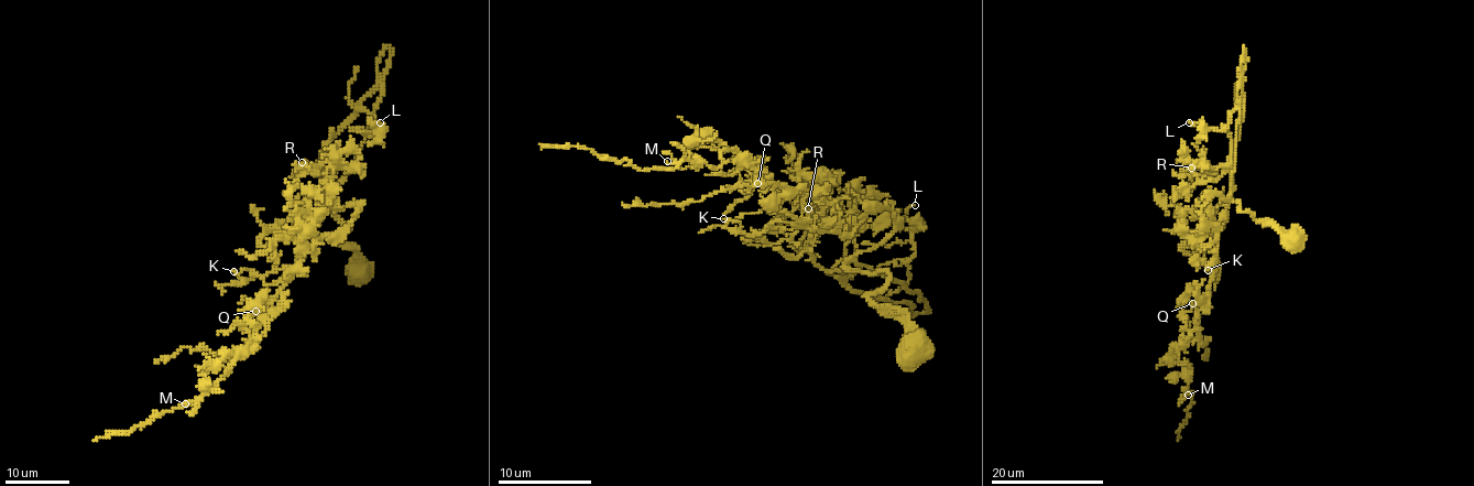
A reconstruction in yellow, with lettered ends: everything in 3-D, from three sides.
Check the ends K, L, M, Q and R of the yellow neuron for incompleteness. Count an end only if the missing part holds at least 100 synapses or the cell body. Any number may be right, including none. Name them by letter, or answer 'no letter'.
K

